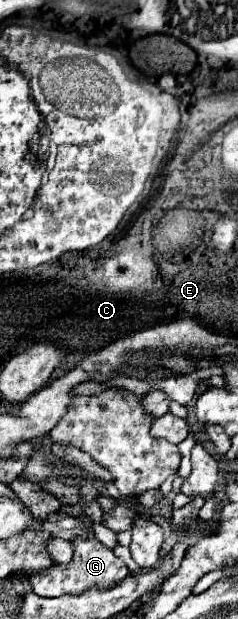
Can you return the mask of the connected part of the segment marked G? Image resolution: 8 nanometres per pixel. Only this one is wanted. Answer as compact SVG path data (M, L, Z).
M75 538L71 540L75 546L75 556L69 564L55 564L47 570L35 572L31 574L31 584L33 584L33 592L39 596L63 596L63 594L85 594L89 588L99 588L99 590L107 590L117 586L125 576L127 576L127 566L123 560L119 560L111 548L103 546L97 538L89 538L89 540L81 540Z

